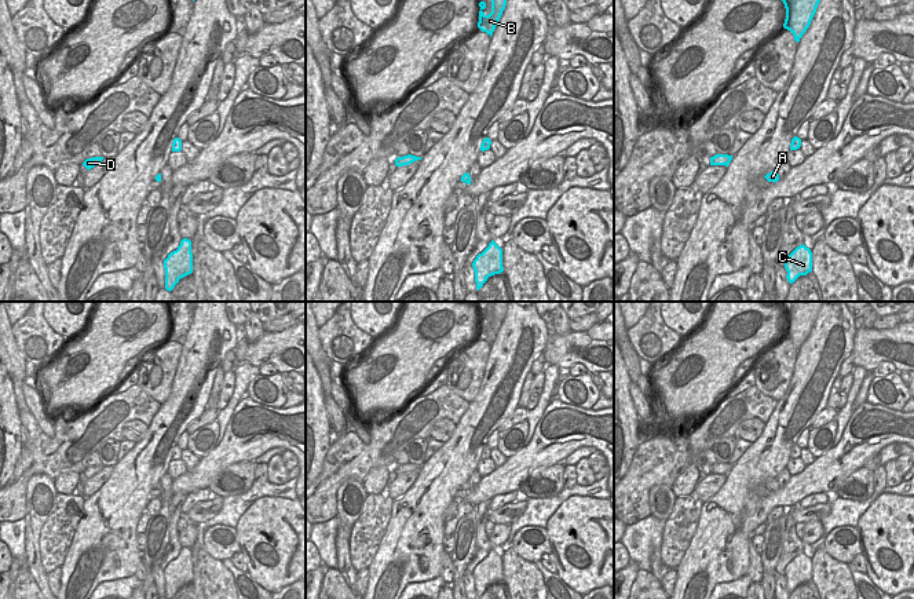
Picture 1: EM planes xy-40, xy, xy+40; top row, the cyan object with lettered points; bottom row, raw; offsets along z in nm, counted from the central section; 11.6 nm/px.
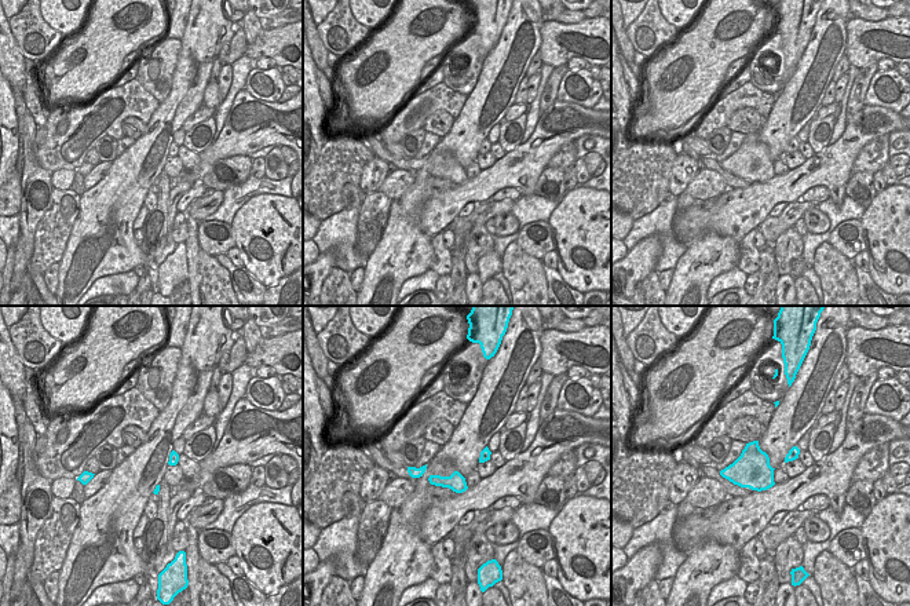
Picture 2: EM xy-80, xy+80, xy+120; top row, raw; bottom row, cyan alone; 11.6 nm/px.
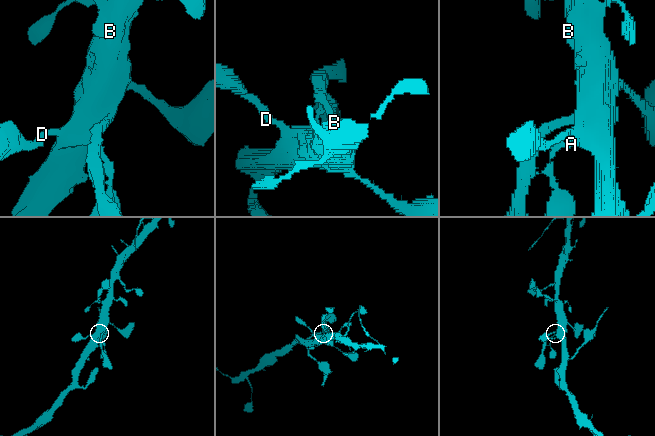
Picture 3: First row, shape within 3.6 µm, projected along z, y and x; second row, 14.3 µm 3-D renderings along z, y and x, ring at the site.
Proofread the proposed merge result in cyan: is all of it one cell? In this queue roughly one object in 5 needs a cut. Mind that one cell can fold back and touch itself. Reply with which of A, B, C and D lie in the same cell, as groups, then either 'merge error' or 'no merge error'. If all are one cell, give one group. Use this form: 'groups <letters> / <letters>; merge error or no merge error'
groups A B C D; no merge error

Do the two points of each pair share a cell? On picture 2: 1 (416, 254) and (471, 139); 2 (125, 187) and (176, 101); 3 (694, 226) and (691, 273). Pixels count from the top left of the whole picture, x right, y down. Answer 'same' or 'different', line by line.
1: same
2: same
3: different

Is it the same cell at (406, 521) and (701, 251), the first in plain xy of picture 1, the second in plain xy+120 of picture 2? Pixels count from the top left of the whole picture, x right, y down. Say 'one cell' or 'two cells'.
one cell

